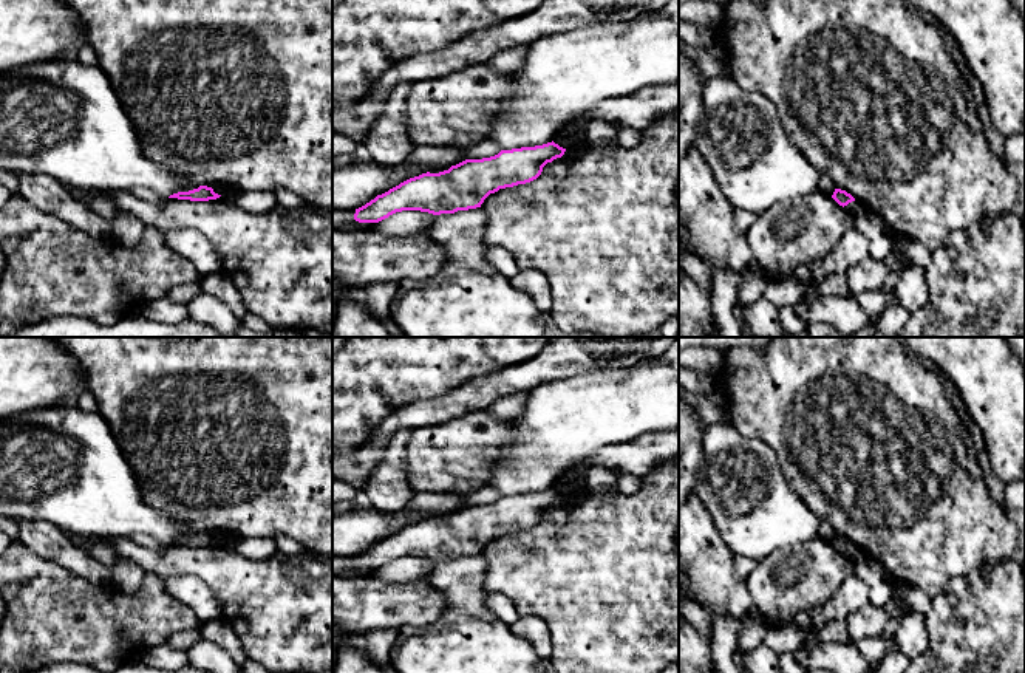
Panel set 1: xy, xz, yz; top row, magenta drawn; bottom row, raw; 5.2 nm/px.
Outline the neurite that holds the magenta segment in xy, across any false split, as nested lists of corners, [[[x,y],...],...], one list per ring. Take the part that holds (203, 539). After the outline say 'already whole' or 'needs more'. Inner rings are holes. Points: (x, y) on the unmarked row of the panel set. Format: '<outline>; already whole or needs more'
[[[199,532],[198,535],[193,535],[189,538],[173,540],[169,545],[190,546],[190,548],[209,548],[209,546],[216,546],[220,543],[221,541],[215,540],[212,534]]]; already whole

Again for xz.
[[[547,489],[535,494],[501,497],[482,506],[465,506],[439,520],[422,520],[356,555],[359,569],[379,569],[402,557],[433,562],[481,554],[499,535],[536,526],[543,514],[564,501],[566,495]]]; already whole

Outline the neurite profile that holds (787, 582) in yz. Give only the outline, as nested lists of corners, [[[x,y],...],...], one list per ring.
[[[818,537],[767,555],[745,577],[745,586],[764,617],[788,622],[829,600],[853,574],[855,565]]]

